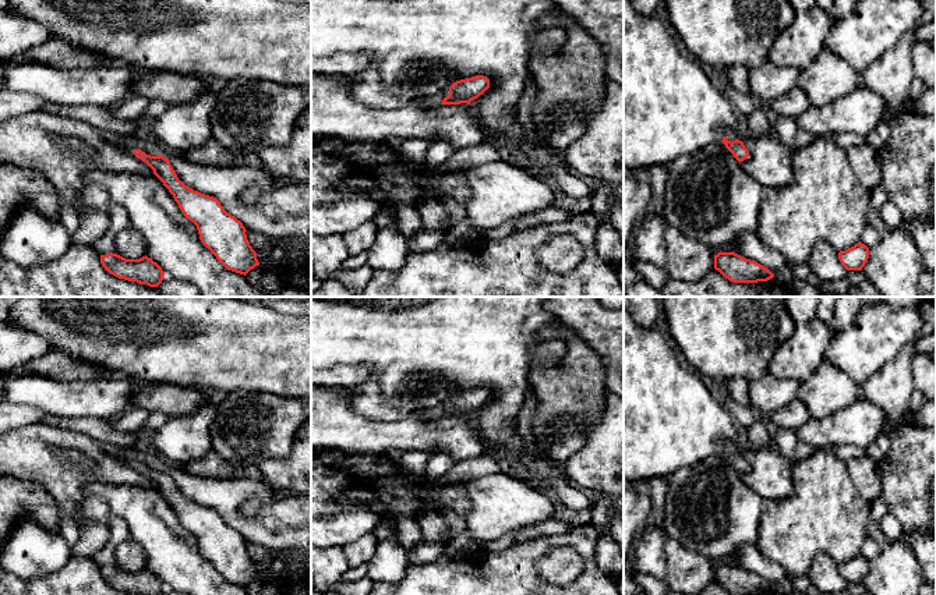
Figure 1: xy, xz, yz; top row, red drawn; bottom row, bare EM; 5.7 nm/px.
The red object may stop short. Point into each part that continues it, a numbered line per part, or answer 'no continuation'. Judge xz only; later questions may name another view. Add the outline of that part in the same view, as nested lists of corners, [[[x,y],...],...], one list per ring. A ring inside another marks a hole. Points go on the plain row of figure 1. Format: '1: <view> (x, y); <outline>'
1: xz (438, 410); [[[446,400],[445,403],[437,405],[437,407],[430,407],[425,410],[420,410],[418,412],[423,414],[428,414],[428,415],[435,415],[435,417],[441,417],[442,412],[449,407],[449,400]]]

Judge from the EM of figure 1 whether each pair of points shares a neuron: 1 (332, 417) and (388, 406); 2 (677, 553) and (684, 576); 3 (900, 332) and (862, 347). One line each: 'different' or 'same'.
1: different
2: same
3: same

